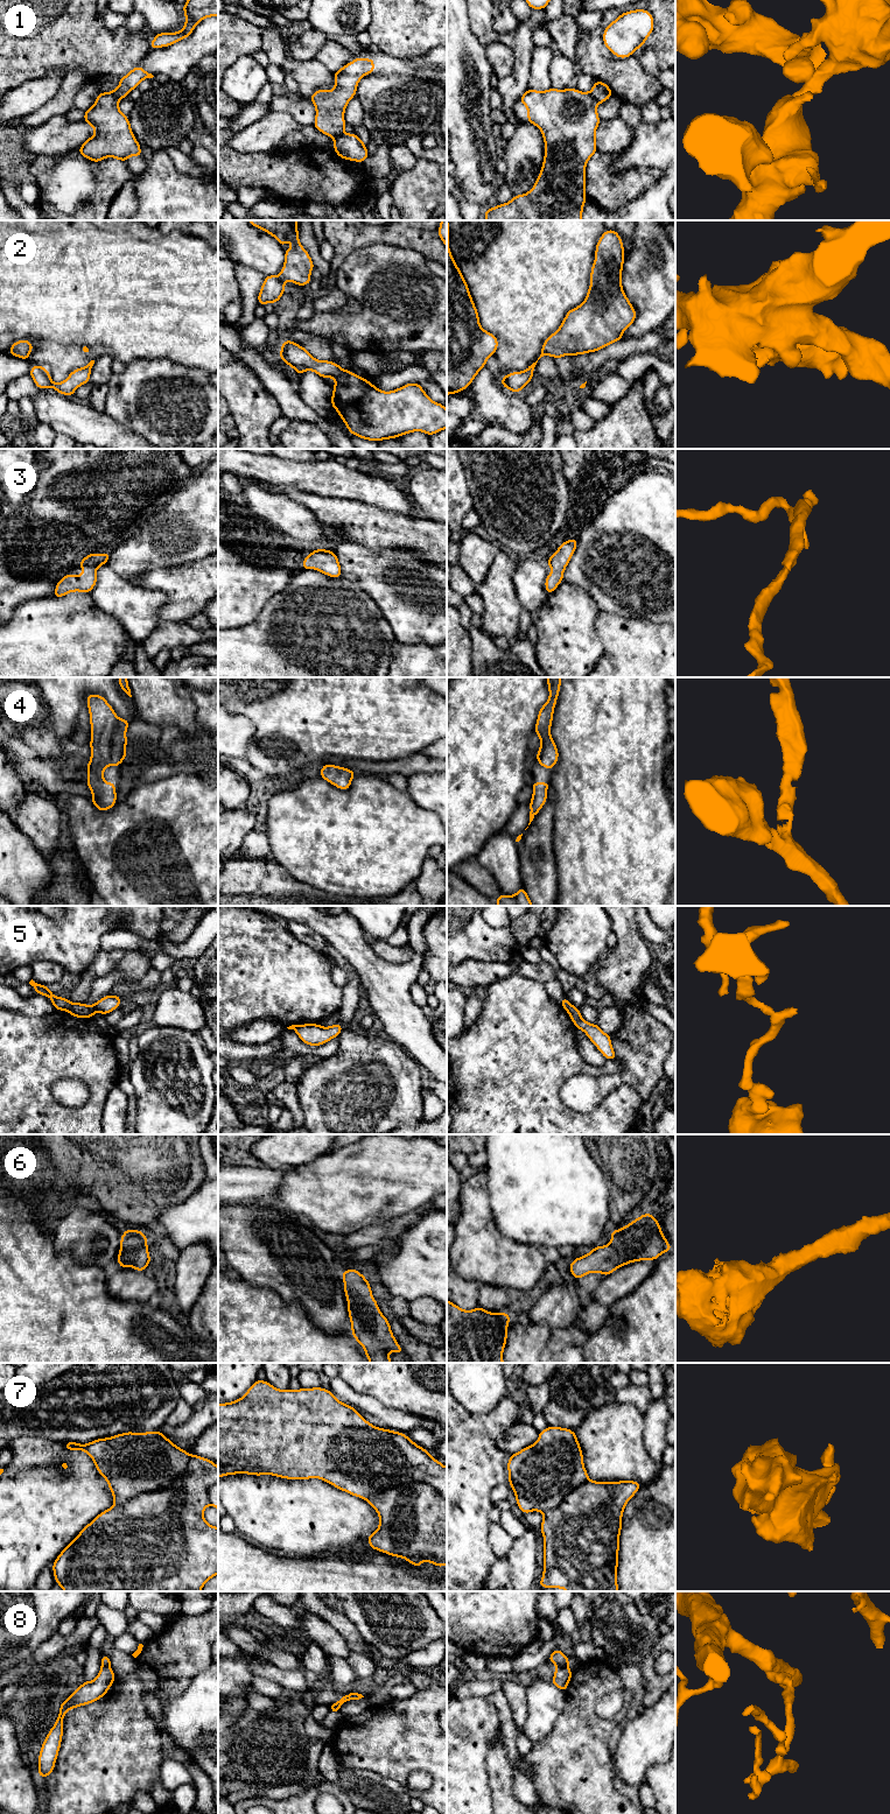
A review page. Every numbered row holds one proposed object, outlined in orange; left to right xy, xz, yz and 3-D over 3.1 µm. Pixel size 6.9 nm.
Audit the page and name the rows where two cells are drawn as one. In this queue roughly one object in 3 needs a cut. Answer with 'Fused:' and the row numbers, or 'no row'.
Fused: 1, 2, 5, 7, 8

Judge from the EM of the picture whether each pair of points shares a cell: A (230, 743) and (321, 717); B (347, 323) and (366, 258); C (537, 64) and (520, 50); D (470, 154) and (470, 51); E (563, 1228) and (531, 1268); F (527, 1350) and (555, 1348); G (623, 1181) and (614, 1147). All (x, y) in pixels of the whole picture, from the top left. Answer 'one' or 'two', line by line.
A: two
B: one
C: two
D: one
E: two
F: two
G: one

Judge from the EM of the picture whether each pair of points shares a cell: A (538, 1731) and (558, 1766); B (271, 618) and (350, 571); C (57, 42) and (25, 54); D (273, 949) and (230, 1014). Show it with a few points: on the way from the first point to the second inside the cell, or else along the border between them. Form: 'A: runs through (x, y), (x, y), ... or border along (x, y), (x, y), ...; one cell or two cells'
A: border along (559, 1717), (555, 1727), (534, 1744); two cells
B: border along (342, 576), (365, 592); two cells
C: runs through (49, 42), (36, 42), (33, 46); one cell
D: runs through (257, 965), (230, 992), (230, 998); one cell

